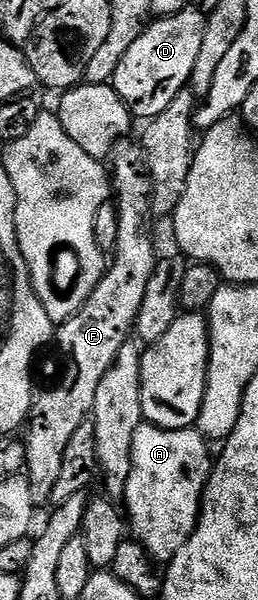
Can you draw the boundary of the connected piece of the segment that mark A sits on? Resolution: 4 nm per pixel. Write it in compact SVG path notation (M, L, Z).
M146 420L139 425L133 436L133 468L129 472L122 501L127 502L125 514L129 519L129 530L134 541L140 542L156 563L170 563L193 536L199 522L199 509L203 506L203 489L211 478L213 450L211 454L210 448L212 449L208 439L198 429L166 430Z

